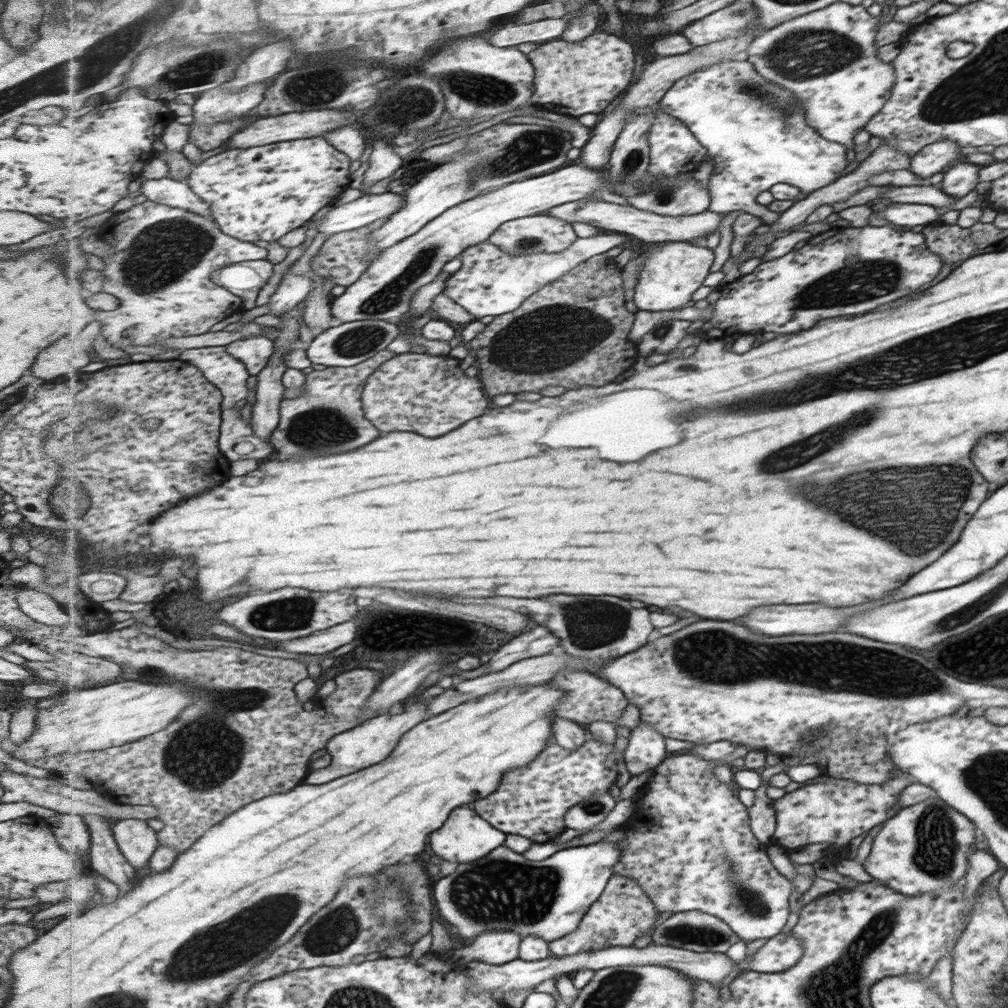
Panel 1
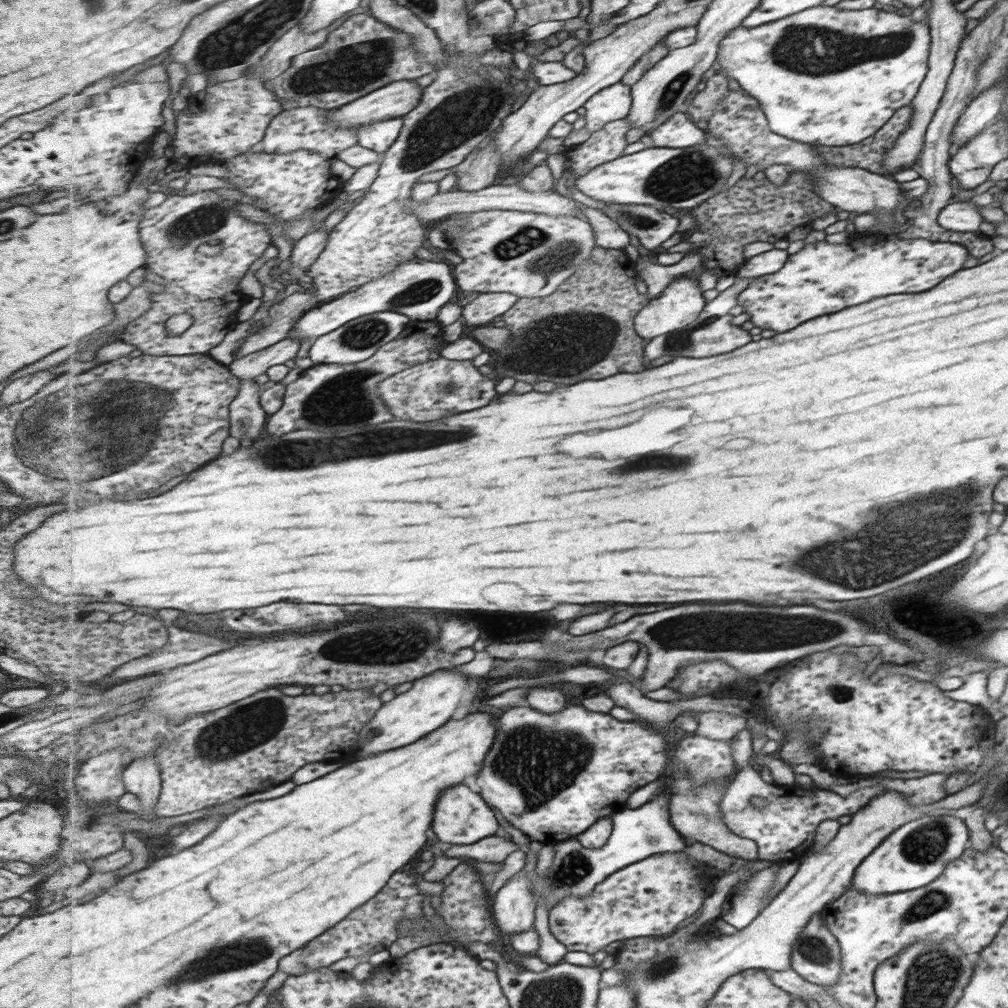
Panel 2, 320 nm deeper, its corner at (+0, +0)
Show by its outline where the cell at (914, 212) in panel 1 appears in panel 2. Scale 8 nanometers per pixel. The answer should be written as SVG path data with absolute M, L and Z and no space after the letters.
M973 202L947 204L937 214L937 224L951 232L976 232L982 222L977 210L977 204Z

